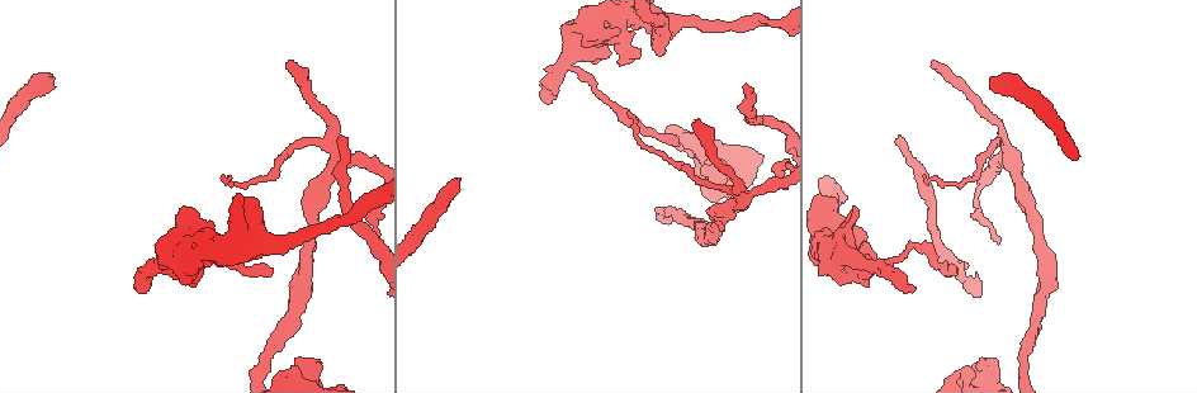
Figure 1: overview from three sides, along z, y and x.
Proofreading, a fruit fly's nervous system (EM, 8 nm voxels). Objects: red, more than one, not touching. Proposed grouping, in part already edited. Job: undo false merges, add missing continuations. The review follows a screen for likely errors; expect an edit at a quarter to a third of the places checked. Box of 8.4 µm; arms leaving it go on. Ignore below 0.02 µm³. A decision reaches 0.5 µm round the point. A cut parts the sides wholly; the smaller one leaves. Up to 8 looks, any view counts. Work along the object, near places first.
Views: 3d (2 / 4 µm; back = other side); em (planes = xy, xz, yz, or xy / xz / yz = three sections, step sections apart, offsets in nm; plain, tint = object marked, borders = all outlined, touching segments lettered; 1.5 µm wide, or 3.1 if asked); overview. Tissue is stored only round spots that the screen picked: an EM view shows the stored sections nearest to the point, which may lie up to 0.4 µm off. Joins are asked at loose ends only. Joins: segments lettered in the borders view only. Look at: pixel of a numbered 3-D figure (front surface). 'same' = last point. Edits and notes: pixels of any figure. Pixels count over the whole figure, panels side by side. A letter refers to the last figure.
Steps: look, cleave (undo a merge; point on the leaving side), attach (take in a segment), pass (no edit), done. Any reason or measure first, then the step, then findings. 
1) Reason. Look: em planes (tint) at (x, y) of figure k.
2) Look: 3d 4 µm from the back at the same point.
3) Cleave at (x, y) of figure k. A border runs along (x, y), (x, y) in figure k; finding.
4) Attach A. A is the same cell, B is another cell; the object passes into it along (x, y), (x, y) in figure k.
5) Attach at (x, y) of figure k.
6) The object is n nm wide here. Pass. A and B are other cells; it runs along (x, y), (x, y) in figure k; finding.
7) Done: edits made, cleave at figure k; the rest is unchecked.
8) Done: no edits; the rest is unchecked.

An open end. Look: 3d 2 µm at (288, 61) of figure 1.

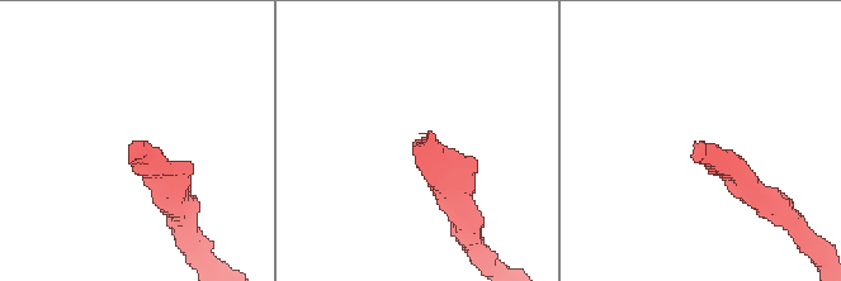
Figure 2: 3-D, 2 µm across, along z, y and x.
Look: em planes (borders) at (422, 144) of figure 2.

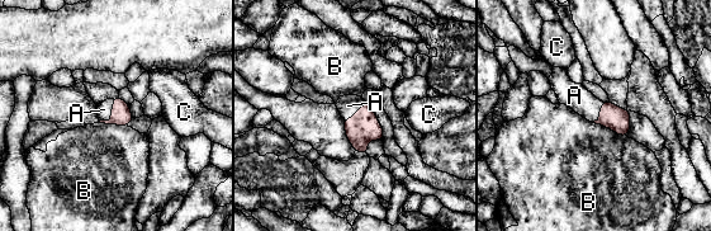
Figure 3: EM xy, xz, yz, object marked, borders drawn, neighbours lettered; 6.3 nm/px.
The longest contact is with B, 240 nm. Attach A. A is the same cell, B and C are other cells; the object passes into it along (121, 113), (112, 114), (104, 109) in figure 3; the neuron continues.

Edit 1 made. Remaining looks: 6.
Look: overview.

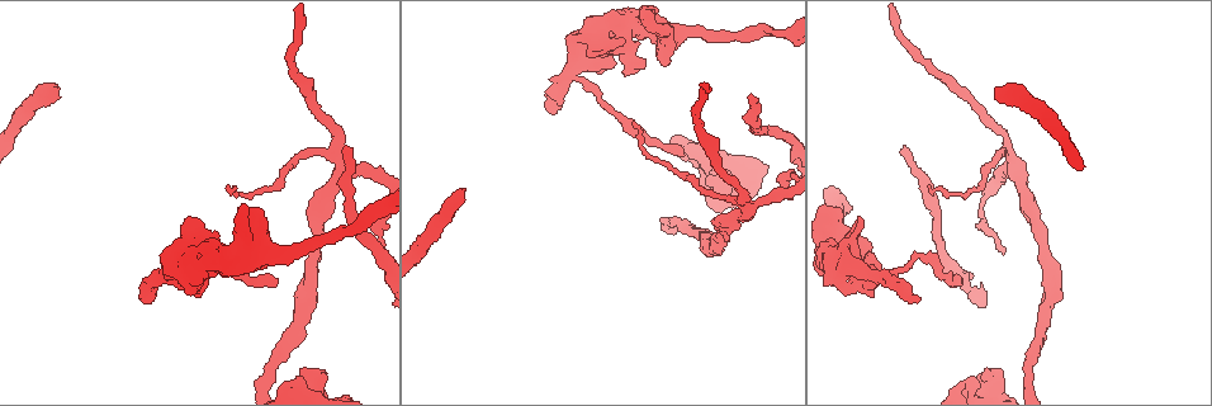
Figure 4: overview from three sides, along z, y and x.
End of a long branch. Look: 3d 4 µm at (342, 150) of figure 4.

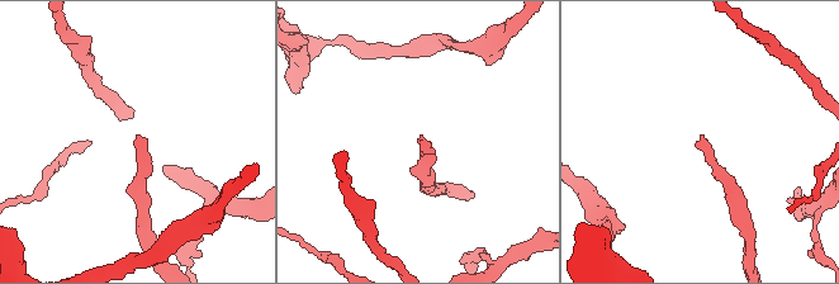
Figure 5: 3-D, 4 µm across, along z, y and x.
Need the tissue. Look: em xy step 8 (tint) at (696, 143) of figure 5.

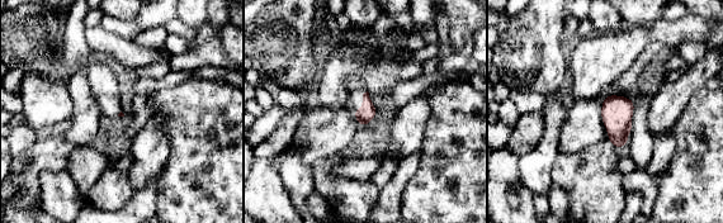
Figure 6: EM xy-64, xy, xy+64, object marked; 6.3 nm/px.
Cut it another way. Look: em planes (borders) at the same point.

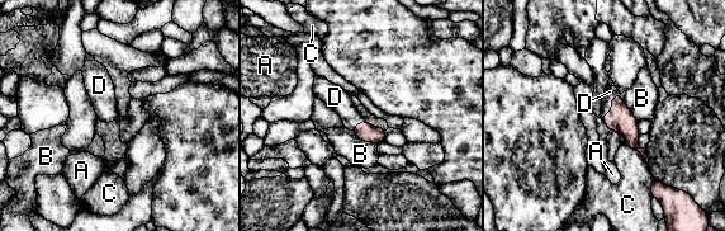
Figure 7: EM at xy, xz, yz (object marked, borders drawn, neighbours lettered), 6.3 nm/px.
The longest contact is with C, 220 nm. Attach D. D is the same cell, A, B and C are other cells; the object passes into it along (620, 119), (612, 107), (610, 92) in figure 7; it goes on there.

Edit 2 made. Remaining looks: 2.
Free end. Look: em planes (borders) at (149, 298) of figure 4.

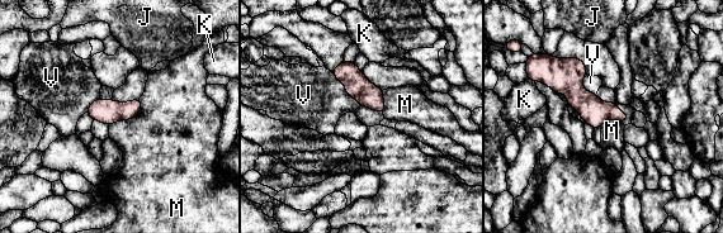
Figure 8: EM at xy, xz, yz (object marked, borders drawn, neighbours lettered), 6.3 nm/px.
Pass. J, K, M and V are other cells; a border runs along (141, 100), (132, 118), (109, 125) in figure 8; no lettered segment goes on from it.

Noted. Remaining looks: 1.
Done: edits made, attach at figure 3, attach at figure 7; the rest is unchecked.

